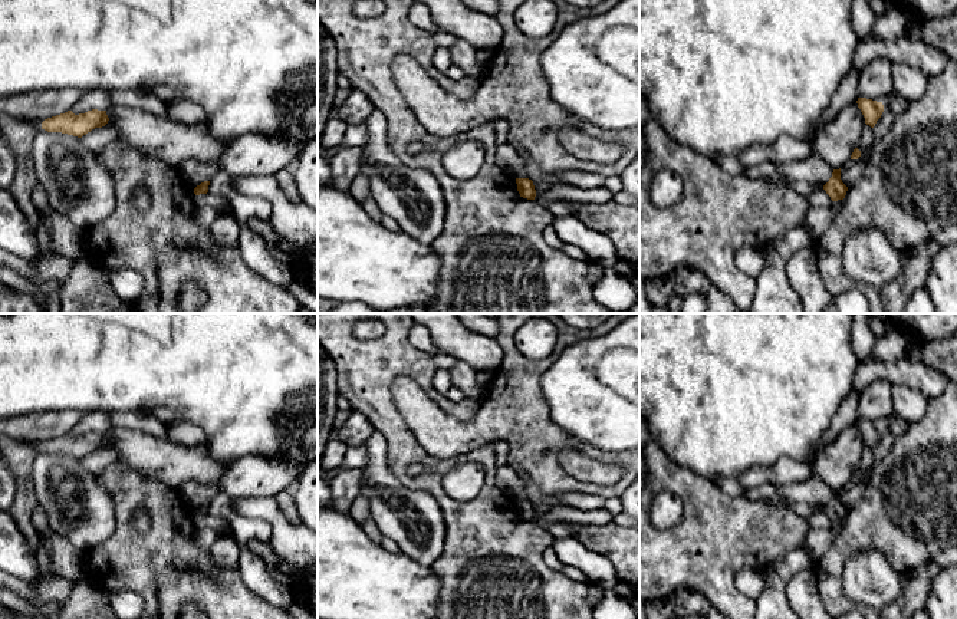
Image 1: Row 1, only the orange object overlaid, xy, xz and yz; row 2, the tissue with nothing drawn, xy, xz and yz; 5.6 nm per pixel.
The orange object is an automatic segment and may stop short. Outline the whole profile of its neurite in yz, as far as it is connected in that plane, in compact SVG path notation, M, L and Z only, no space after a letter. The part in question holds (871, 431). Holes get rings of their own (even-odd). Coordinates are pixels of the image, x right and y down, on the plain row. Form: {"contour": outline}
{"contour": "M858 419L856 425L865 439L865 445L874 450L884 434L882 424L877 424L866 419Z"}

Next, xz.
{"contour": "M516 500L516 506L517 506L517 513L519 513L520 518L527 520L527 521L535 521L536 511L535 511L532 501Z"}

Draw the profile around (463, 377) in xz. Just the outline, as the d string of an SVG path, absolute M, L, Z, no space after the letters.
M456 359L453 368L448 369L453 386L458 388L464 398L478 401L484 399L484 394L478 389L476 371L466 362Z

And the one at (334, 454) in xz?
M332 437L323 451L322 471L328 473L338 470L345 458L346 451L348 445Z

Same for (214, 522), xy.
M200 516L195 517L197 523L197 529L200 527L213 527L216 530L221 530L223 527L227 526L227 520L224 517L218 517L218 516Z

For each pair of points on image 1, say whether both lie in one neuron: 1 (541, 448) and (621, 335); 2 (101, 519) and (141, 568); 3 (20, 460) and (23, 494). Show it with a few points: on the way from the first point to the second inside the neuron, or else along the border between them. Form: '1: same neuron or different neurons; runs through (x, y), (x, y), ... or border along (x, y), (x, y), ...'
1: different neurons; border along (542, 394), (549, 415), (566, 433), (581, 441)
2: different neurons; border along (112, 499), (115, 510), (114, 534)
3: same neuron; runs through (23, 468), (23, 486)

